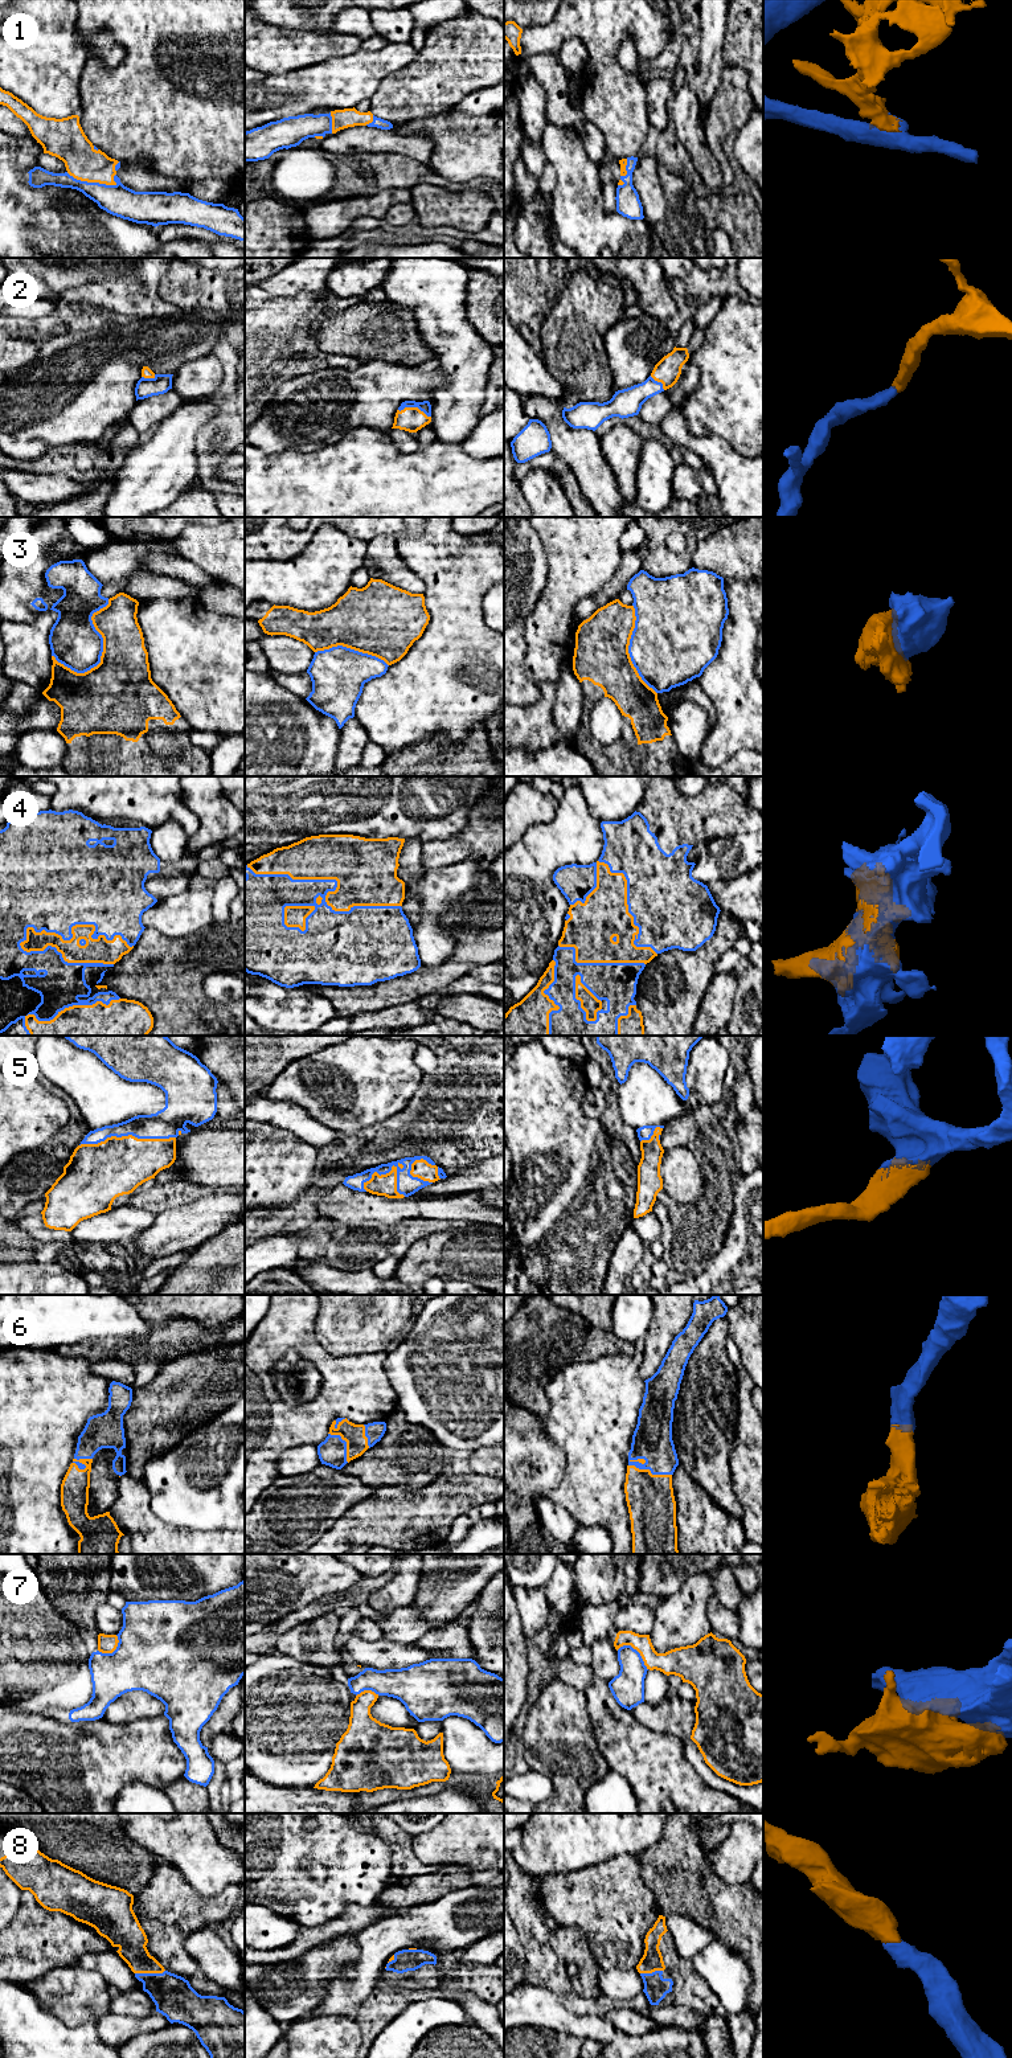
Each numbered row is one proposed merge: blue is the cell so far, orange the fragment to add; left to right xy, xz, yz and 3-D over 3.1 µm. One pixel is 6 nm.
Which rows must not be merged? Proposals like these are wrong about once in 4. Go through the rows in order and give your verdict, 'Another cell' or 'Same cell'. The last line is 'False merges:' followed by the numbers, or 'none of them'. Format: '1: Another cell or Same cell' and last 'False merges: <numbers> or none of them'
1: Same cell
2: Same cell
3: Another cell
4: Same cell
5: Same cell
6: Same cell
7: Another cell
8: Same cell
False merges: 3, 7

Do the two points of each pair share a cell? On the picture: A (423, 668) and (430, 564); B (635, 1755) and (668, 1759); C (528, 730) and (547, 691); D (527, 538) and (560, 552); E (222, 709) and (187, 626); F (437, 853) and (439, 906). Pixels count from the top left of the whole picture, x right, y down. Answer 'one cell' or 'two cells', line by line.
A: one cell
B: one cell
C: one cell
D: two cells
E: one cell
F: two cells

